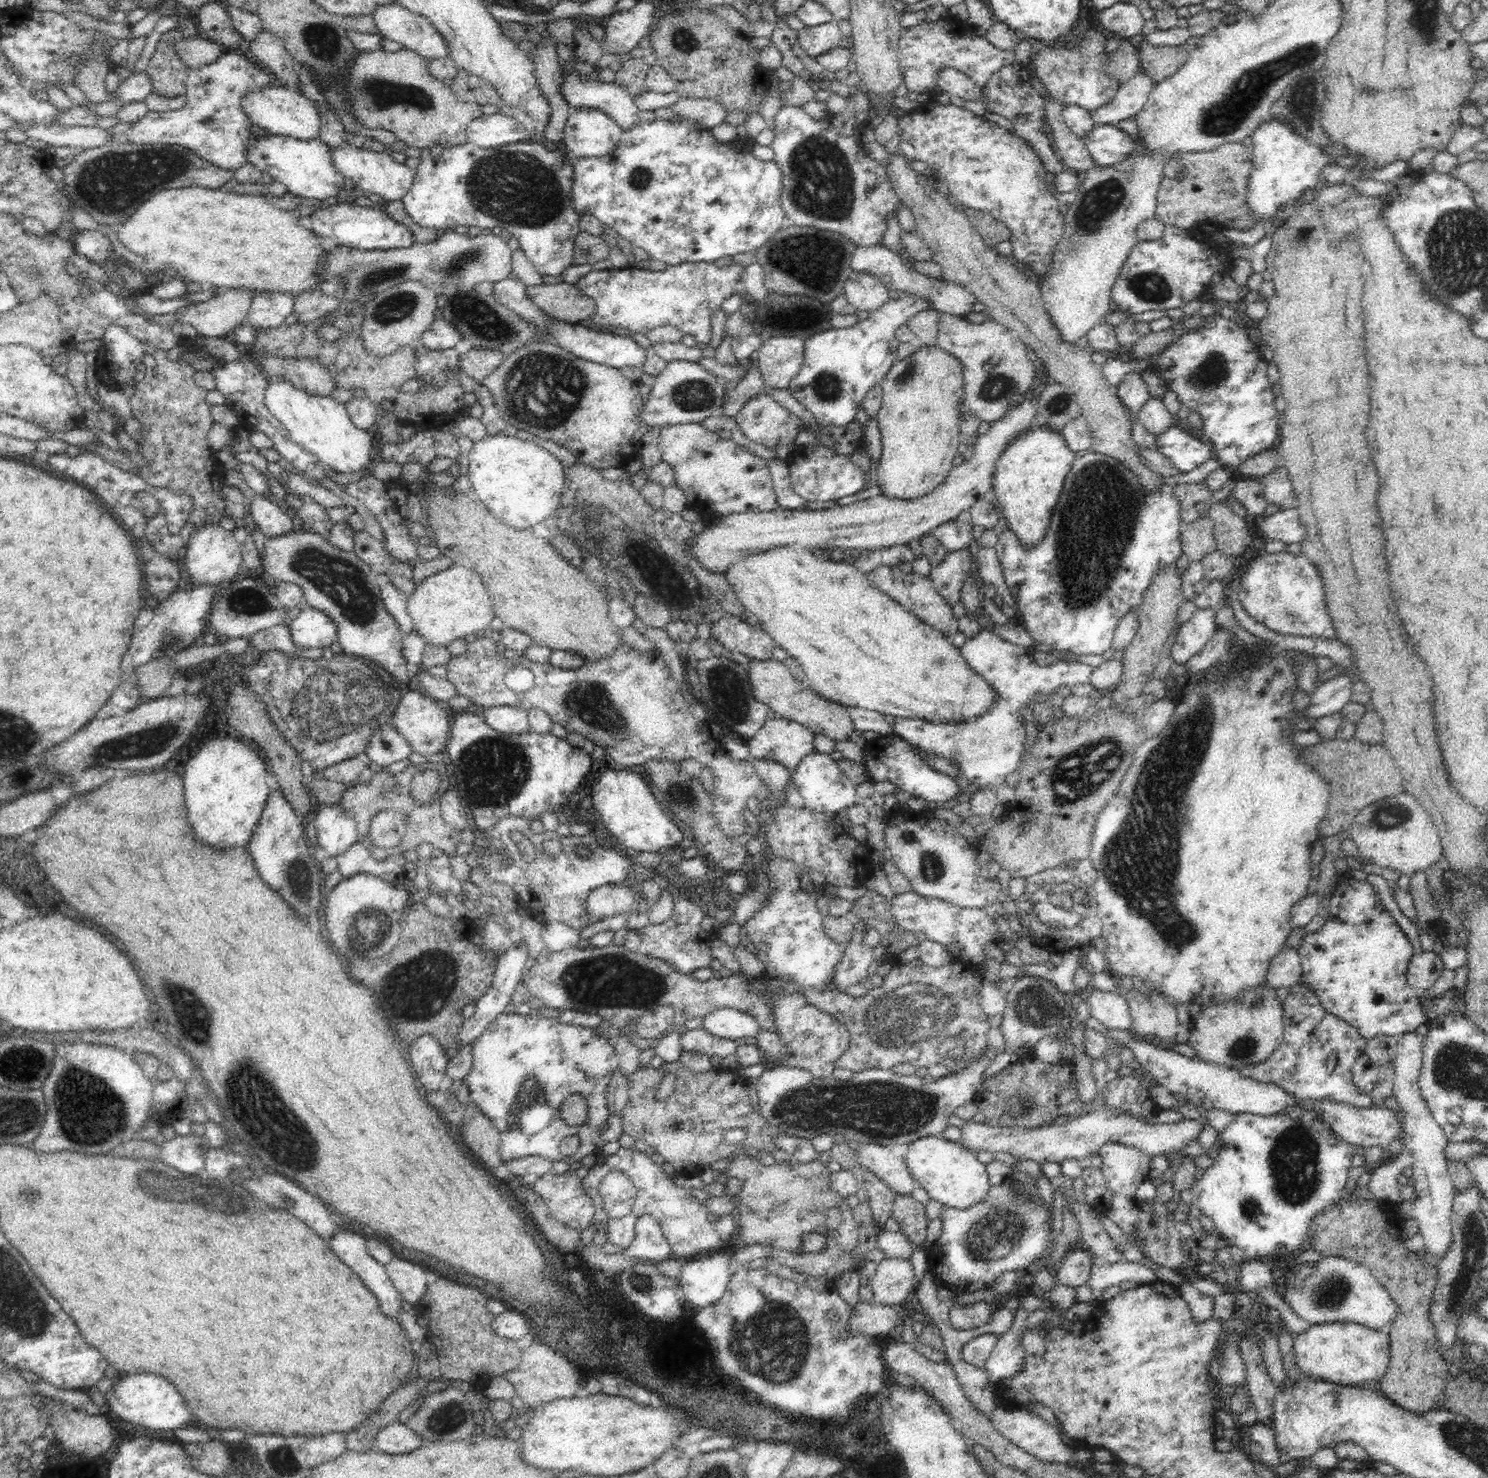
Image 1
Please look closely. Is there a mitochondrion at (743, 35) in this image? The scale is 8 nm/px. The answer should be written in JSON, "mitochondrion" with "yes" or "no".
{"mitochondrion":"no"}

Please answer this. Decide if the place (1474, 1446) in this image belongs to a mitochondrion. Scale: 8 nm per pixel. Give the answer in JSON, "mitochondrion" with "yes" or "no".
{"mitochondrion":"yes"}

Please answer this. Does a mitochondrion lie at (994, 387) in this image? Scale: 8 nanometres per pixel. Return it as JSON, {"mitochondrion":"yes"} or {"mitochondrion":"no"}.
{"mitochondrion":"yes"}

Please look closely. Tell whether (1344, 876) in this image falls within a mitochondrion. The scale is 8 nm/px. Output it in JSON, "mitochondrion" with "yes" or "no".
{"mitochondrion":"no"}

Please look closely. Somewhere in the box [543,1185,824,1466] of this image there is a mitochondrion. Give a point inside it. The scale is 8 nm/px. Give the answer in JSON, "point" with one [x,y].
{"point":[773,1343]}

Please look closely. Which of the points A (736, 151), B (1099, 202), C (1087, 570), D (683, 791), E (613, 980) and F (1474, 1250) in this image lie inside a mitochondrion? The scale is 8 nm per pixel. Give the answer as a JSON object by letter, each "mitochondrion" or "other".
{"A":"other","B":"mitochondrion","C":"mitochondrion","D":"mitochondrion","E":"mitochondrion","F":"mitochondrion"}

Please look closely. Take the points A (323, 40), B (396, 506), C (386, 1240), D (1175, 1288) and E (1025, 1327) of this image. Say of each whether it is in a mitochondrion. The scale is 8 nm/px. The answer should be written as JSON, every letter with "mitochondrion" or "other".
{"A":"mitochondrion","B":"other","C":"other","D":"other","E":"other"}

